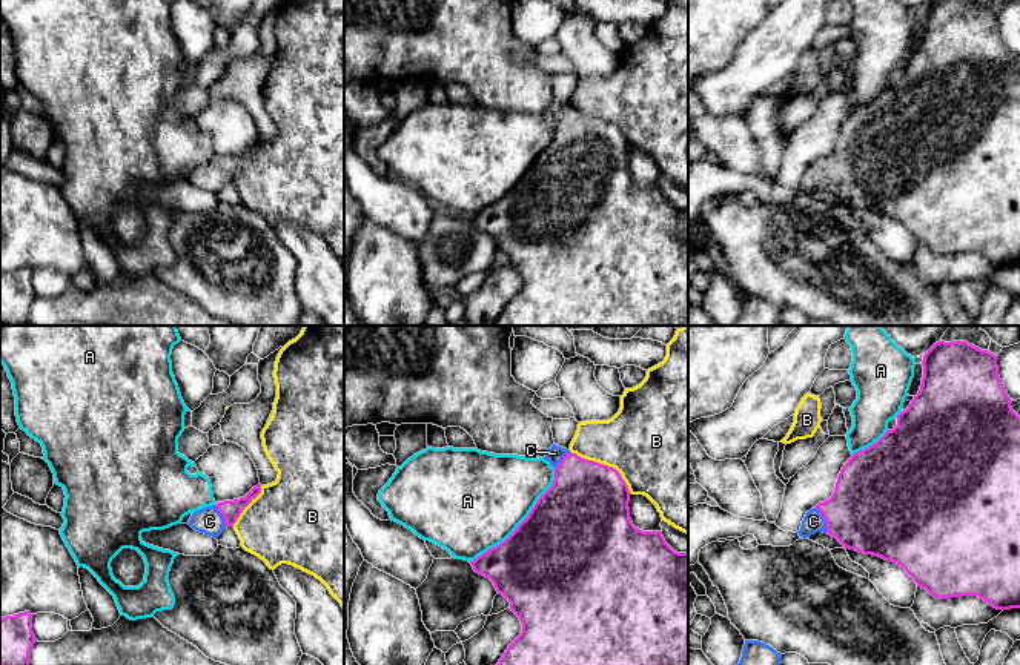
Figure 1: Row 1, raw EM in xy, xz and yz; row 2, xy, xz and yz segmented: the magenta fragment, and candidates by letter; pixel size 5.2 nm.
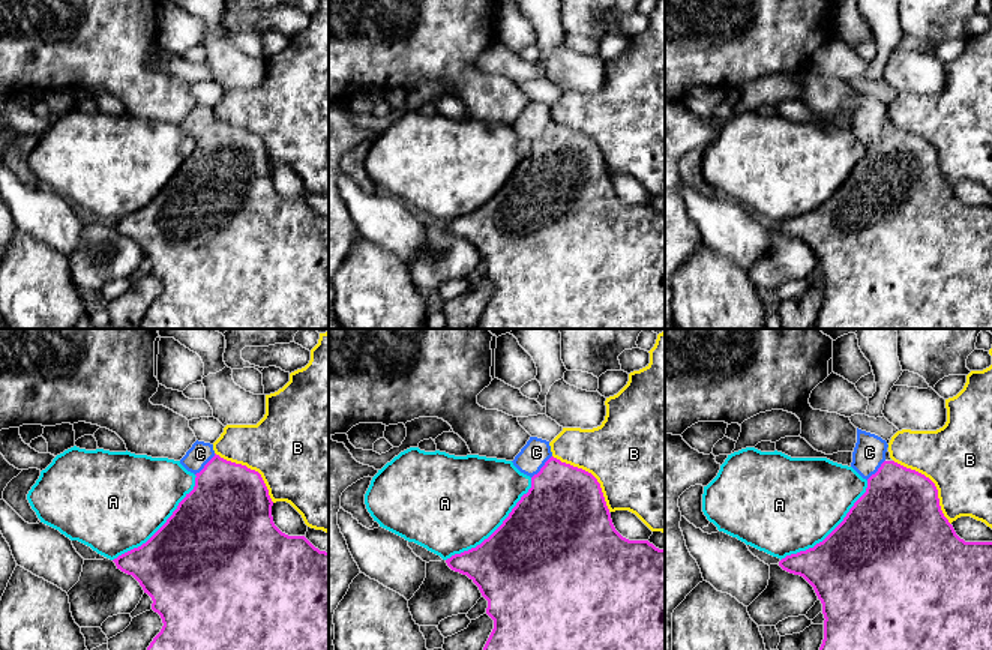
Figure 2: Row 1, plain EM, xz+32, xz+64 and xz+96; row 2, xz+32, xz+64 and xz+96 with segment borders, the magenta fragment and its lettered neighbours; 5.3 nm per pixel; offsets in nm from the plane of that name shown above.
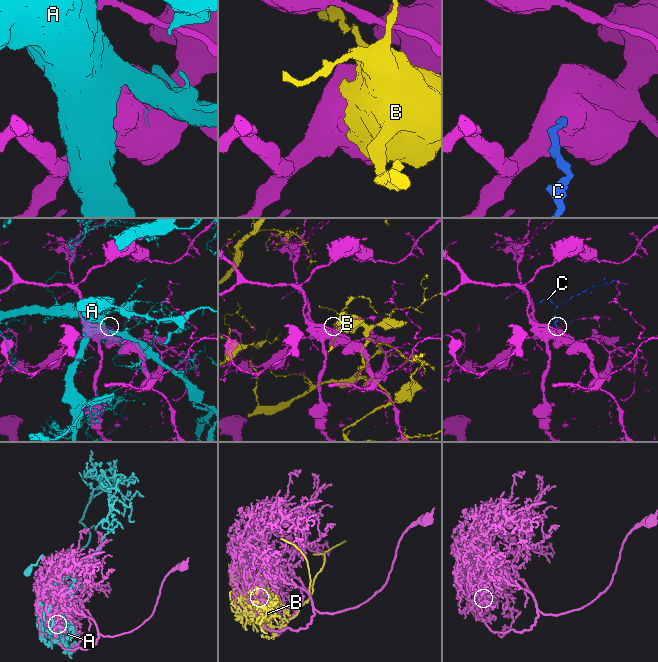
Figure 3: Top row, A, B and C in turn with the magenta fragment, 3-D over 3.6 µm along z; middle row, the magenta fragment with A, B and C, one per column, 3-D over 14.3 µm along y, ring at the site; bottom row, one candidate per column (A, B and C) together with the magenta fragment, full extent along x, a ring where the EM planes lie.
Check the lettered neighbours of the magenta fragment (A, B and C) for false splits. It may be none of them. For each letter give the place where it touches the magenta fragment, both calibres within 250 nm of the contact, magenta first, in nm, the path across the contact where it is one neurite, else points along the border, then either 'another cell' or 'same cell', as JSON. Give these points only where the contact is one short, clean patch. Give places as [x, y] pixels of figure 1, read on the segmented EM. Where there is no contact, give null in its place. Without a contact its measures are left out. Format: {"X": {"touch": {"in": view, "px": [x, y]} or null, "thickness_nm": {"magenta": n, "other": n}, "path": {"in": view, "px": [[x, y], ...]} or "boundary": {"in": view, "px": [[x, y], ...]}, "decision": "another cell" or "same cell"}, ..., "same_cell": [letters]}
{"A": {"touch": {"in": "xz", "px": [523, 521]}, "thickness_nm": {"magenta": 500, "other": 480}, "decision": "another cell"}, "B": {"touch": {"in": "xz", "px": [606, 466]}, "thickness_nm": {"magenta": 440, "other": 420}, "decision": "another cell"}, "C": {"touch": {"in": "yz", "px": [825, 519]}, "thickness_nm": {"magenta": 440, "other": 110}, "path": {"in": "yz", "px": [[871, 510], [825, 519], [813, 521]]}, "decision": "same cell"}, "same_cell": ["C"]}

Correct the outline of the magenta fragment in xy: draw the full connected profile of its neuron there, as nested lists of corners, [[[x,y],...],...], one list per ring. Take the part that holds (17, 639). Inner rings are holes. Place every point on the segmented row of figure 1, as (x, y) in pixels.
[[[29,611],[0,616],[0,665],[29,665],[29,654],[37,642]]]

